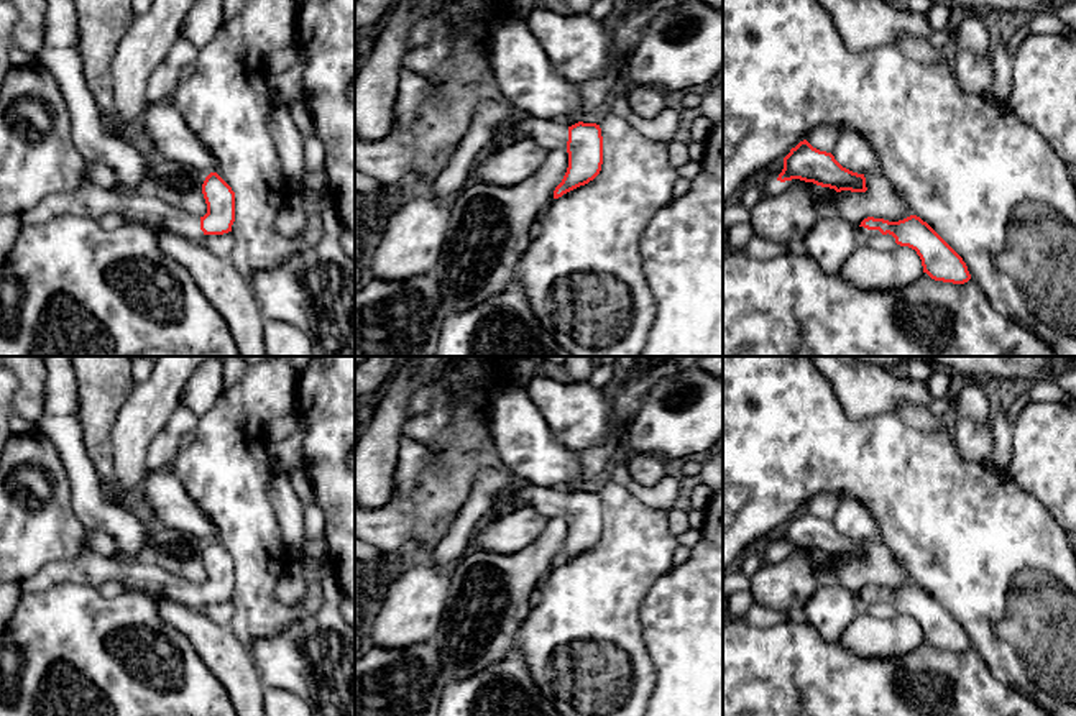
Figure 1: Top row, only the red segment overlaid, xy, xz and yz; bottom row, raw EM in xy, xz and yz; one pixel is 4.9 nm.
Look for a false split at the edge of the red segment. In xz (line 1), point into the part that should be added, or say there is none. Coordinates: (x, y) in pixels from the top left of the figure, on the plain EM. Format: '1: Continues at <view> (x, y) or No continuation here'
1: Continues at xz (547, 501)

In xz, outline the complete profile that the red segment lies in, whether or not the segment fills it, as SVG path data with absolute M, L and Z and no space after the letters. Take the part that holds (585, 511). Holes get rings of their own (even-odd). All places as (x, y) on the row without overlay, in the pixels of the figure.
M519 483L509 498L496 504L499 514L531 507L544 517L565 516L568 535L554 558L554 567L593 548L603 532L603 504L596 491L578 489L565 494L557 488Z

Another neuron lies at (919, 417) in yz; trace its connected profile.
M902 404L897 415L910 427L917 430L938 430L950 424L950 419L940 419L923 406Z

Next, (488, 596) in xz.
M567 516L549 517L536 542L519 552L478 548L455 563L434 639L444 683L470 678L508 655L532 608L529 598L567 535Z

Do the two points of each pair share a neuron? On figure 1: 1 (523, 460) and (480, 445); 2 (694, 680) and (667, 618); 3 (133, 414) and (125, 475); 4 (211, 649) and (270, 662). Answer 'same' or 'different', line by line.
1: different
2: same
3: same
4: different

